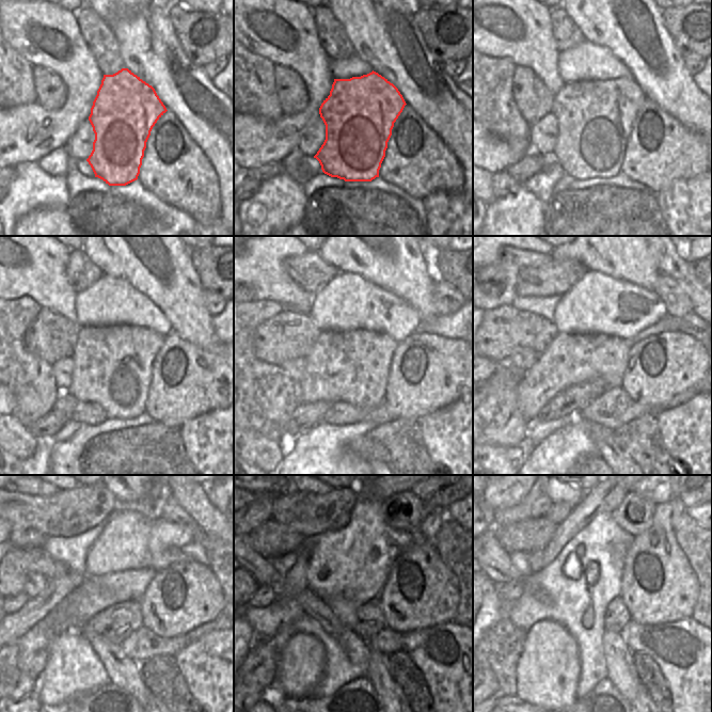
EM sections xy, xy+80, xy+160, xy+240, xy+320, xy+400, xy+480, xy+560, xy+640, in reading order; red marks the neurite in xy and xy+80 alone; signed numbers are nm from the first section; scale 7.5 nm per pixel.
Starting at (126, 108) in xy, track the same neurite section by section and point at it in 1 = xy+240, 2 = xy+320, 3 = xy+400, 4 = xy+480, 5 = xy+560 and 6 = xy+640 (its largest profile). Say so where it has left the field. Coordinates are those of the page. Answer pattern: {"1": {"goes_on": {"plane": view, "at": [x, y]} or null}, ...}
{"1": {"goes_on": {"plane": "xy+240", "at": [112, 365]}}, "2": {"goes_on": {"plane": "xy+320", "at": [351, 366]}}, "3": {"goes_on": {"plane": "xy+400", "at": [571, 359]}}, "4": {"goes_on": {"plane": "xy+480", "at": [34, 647]}}, "5": {"goes_on": {"plane": "xy+560", "at": [258, 669]}}, "6": {"goes_on": {"plane": "xy+640", "at": [494, 684]}}}

